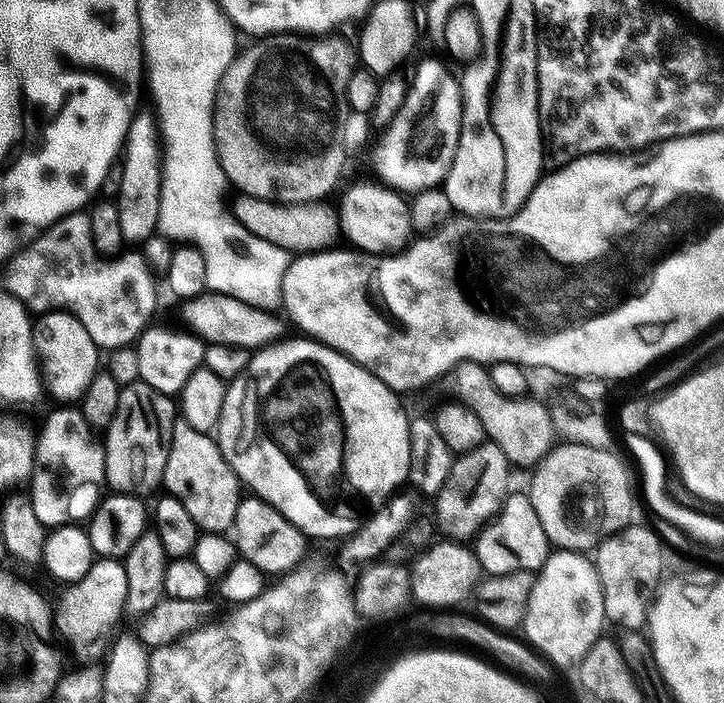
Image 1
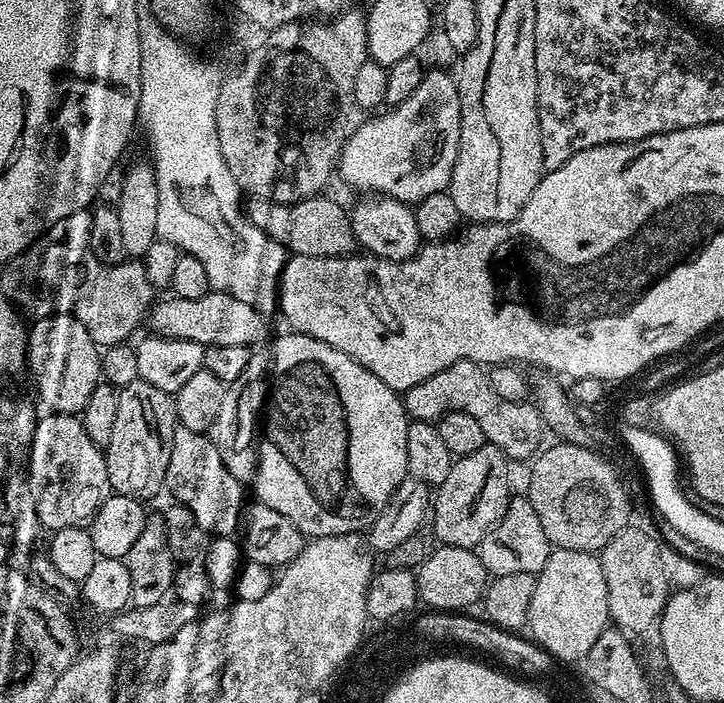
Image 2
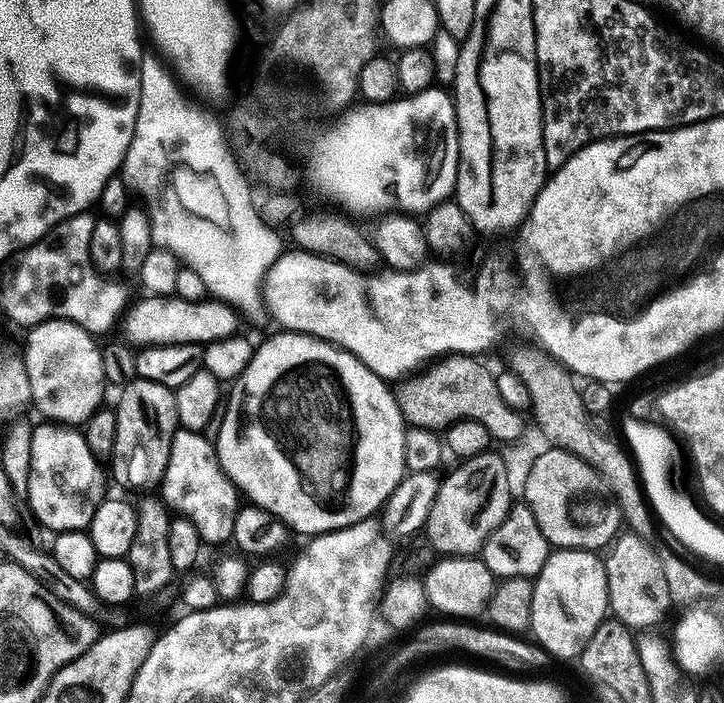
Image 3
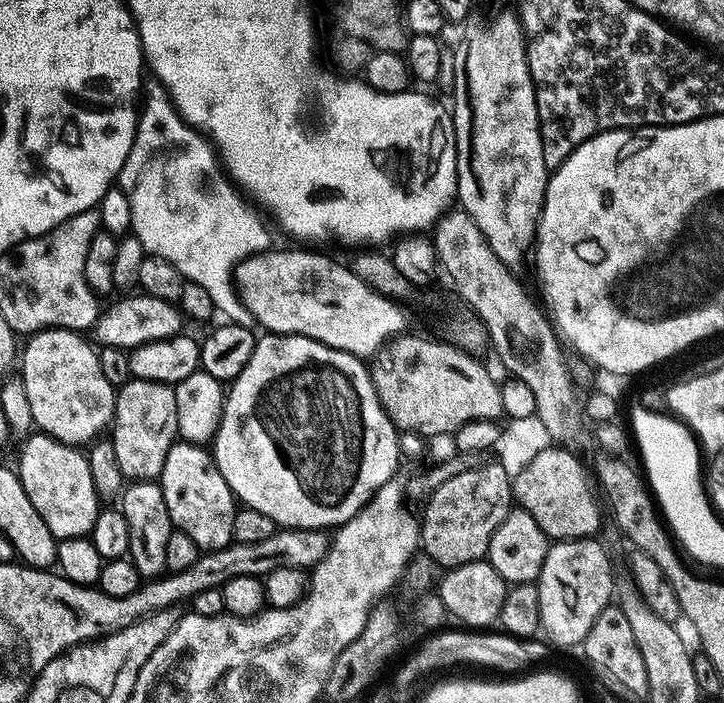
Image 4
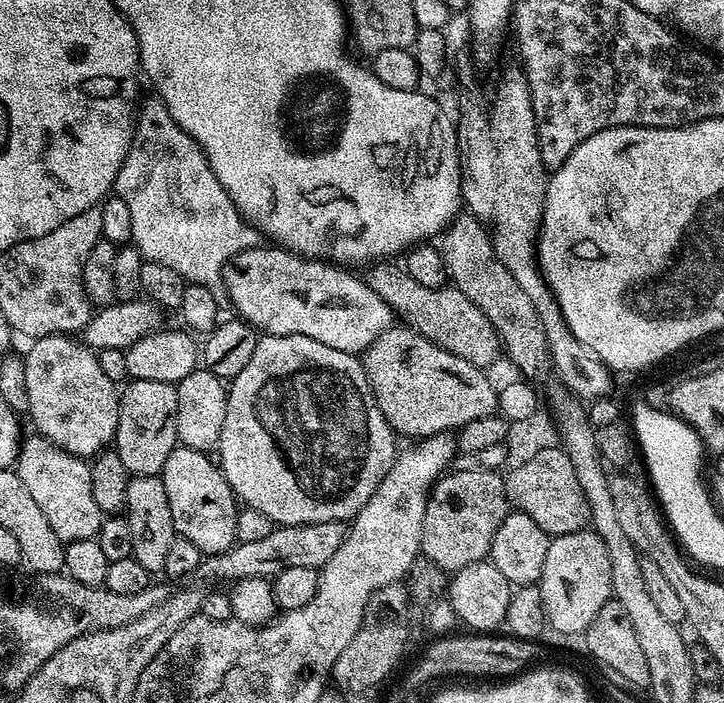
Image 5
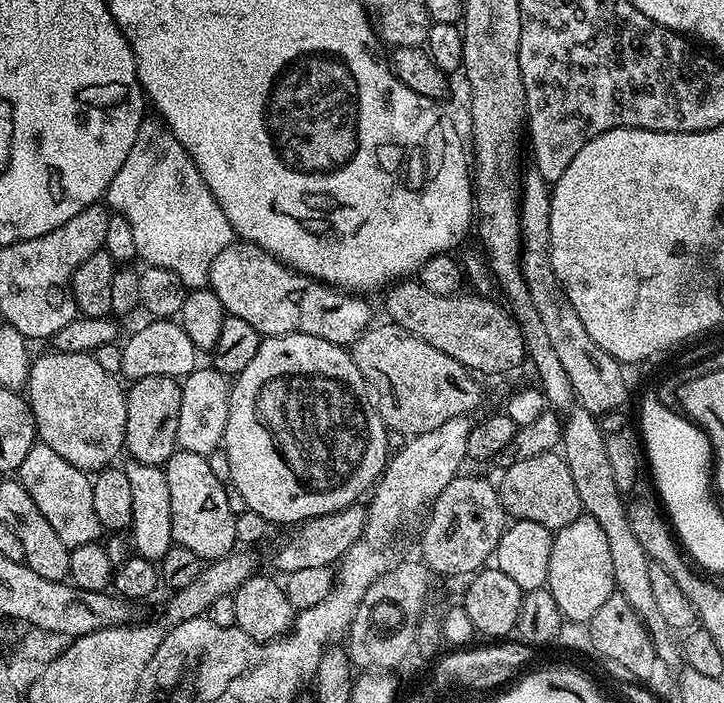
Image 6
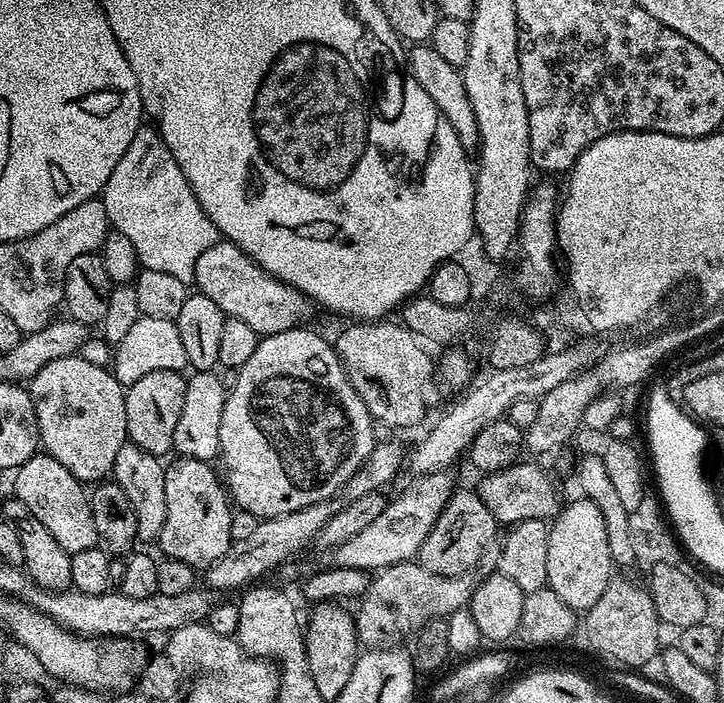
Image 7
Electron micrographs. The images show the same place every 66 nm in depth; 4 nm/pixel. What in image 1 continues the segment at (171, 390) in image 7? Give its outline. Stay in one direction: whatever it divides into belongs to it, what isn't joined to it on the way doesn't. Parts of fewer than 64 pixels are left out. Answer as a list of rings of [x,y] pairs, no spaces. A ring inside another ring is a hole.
[[[143,382],[121,387],[118,410],[108,423],[108,437],[102,440],[104,479],[113,493],[145,494],[163,485],[172,427],[177,418],[178,408],[173,397]]]

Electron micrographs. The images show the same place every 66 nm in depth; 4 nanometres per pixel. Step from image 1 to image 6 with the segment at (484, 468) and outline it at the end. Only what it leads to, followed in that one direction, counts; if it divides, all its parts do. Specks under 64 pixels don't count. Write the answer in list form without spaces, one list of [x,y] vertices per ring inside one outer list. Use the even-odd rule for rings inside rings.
[[[455,476],[438,494],[427,513],[424,537],[420,540],[420,552],[427,566],[437,577],[471,577],[489,563],[506,527],[506,513],[500,505],[497,485],[480,476]]]

